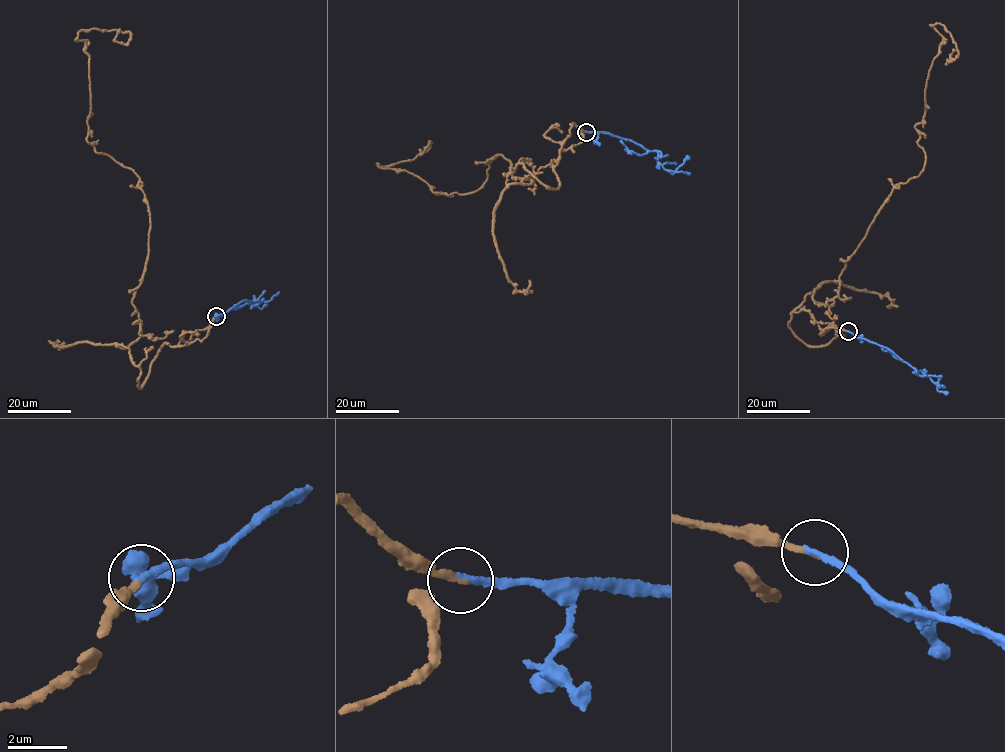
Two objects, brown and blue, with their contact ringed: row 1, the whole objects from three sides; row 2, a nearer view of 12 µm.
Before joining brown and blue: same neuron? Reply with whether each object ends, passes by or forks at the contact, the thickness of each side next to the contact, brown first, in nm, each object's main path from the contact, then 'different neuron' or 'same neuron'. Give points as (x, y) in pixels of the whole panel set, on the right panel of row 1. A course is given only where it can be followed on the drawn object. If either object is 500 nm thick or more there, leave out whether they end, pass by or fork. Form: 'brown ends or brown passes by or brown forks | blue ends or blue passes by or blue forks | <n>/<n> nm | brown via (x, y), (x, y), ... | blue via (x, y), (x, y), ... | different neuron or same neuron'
brown ends | blue ends | 200/240 nm | brown via (848, 331), (808, 346), (789, 324), (807, 294), (834, 302), (923, 171), (932, 25), (953, 50) | blue via (848, 331), (857, 337), (885, 347), (930, 377), (939, 387), (943, 385) | same neuron

